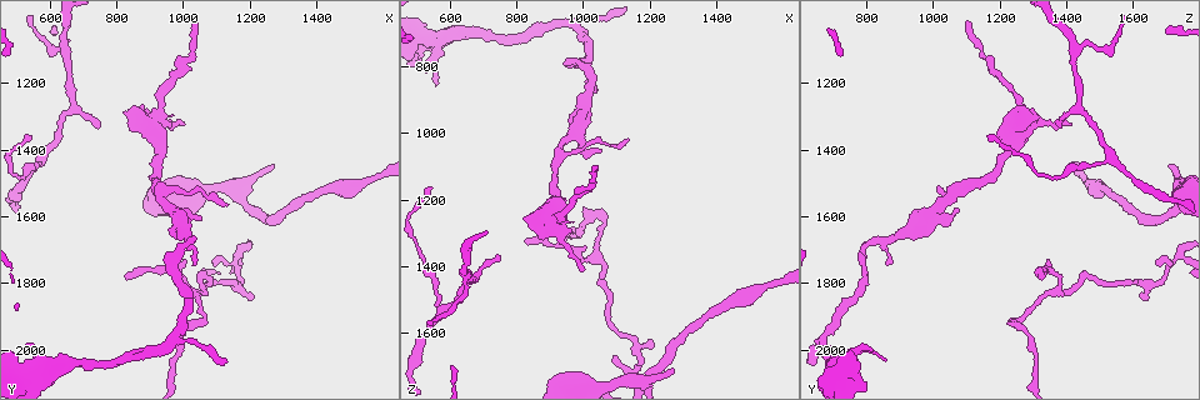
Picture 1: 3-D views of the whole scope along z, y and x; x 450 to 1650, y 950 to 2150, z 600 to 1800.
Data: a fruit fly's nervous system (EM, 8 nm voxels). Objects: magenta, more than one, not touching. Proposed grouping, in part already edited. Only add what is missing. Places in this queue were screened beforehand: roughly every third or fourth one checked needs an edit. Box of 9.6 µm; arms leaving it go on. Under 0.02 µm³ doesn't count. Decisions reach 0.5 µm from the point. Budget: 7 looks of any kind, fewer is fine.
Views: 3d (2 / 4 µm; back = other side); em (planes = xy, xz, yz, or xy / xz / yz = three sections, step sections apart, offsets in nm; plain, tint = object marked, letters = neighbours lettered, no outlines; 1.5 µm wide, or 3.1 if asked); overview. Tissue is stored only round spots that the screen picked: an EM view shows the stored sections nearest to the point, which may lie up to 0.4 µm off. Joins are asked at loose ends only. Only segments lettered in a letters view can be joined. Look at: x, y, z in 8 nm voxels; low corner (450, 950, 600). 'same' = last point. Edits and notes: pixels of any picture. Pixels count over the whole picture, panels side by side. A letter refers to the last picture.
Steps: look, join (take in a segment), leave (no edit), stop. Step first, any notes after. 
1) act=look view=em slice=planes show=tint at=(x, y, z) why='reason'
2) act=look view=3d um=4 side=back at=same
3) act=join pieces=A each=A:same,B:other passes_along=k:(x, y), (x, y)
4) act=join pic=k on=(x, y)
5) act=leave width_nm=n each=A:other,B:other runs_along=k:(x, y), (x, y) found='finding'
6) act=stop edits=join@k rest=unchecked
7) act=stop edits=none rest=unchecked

act=look view=em slice=planes show=tint at=(830, 1290, 1250)

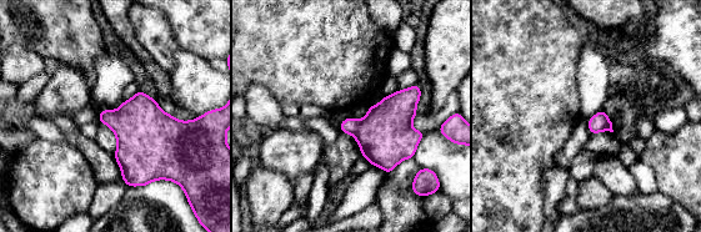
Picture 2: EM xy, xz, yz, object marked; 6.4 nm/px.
act=look view=em slice=planes show=letters at=same

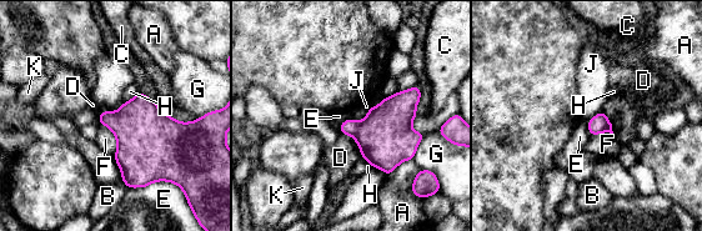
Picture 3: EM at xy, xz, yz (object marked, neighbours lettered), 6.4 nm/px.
act=leave each=A:other,B:other,C:other,D:other,E:other,F:other,G:other,H:other,J:other,K:other border=3:(369, 106), (361, 120), (350, 119) found='no lettered segment goes on from it'

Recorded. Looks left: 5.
act=look view=em slice=planes show=letters at=(1260, 1450, 1710) why='free end'

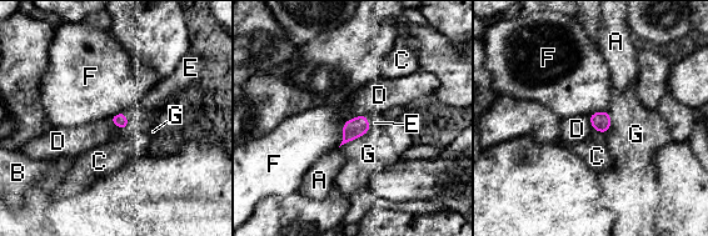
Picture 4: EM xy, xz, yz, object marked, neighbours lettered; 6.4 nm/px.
act=join pieces=E each=A:other,B:other,C:other,D:other,E:same,F:other,G:other found='it goes on there'

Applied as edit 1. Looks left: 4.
act=look view=em slice=planes show=plain at=(540, 1350, 1160) why='tapers out'

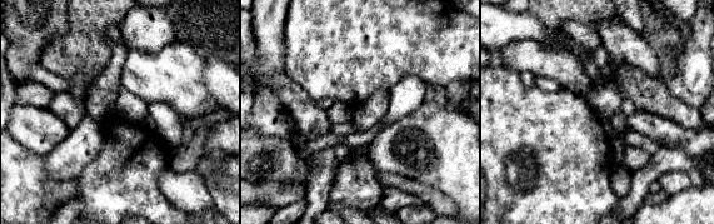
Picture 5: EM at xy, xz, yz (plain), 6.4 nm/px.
act=look view=em slice=planes show=tint at=same why='where the object lies'

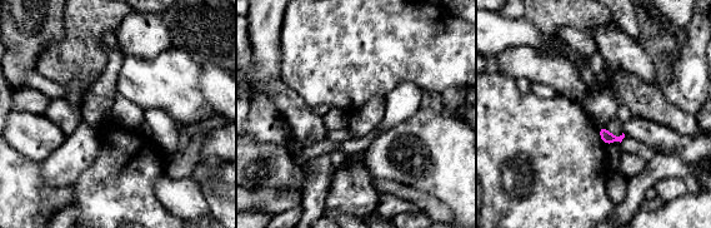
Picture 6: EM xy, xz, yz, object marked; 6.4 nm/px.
act=look view=em slice=planes show=letters at=same

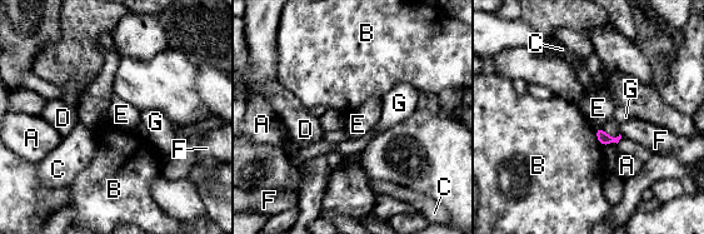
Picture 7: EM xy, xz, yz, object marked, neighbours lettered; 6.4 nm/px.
act=leave each=A:other,B:other,C:other,D:other,E:other,F:other,G:other found='no lettered segment goes on from it'

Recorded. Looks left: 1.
act=stop edits=join@4 rest=unchecked

